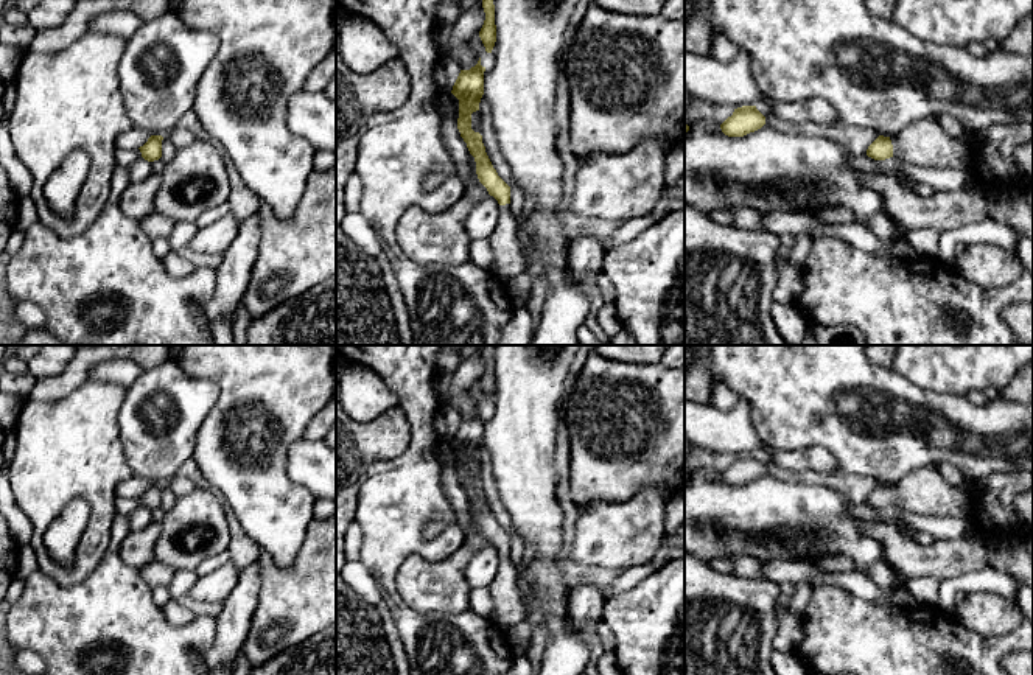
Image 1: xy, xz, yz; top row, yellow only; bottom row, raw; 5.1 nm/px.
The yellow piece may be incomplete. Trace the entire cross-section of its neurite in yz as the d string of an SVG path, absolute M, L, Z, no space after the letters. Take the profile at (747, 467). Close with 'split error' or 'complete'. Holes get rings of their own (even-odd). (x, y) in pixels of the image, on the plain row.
M742 454L734 457L720 477L728 485L744 485L750 481L761 477L765 473L765 465L756 457L756 454Z; complete

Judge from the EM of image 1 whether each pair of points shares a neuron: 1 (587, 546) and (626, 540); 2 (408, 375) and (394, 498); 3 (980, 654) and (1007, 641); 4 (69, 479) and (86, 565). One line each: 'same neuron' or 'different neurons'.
1: same neuron
2: same neuron
3: same neuron
4: same neuron

